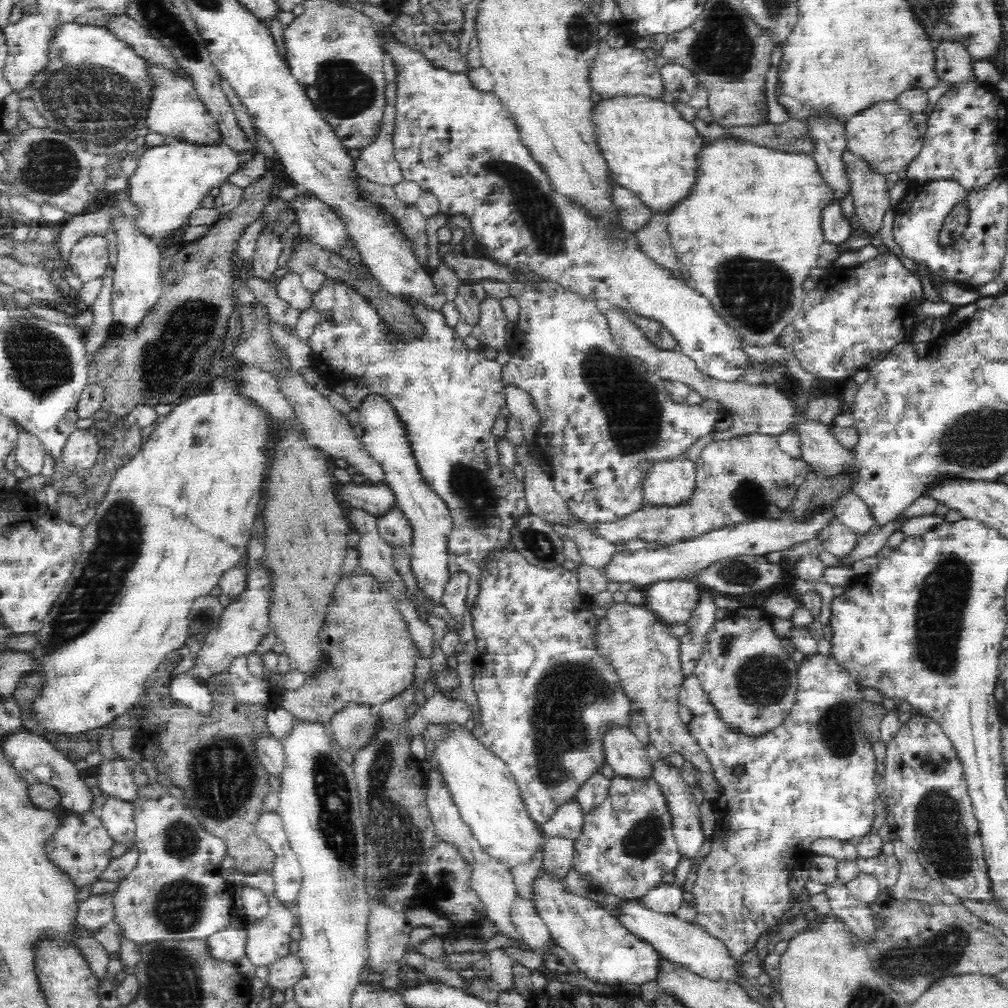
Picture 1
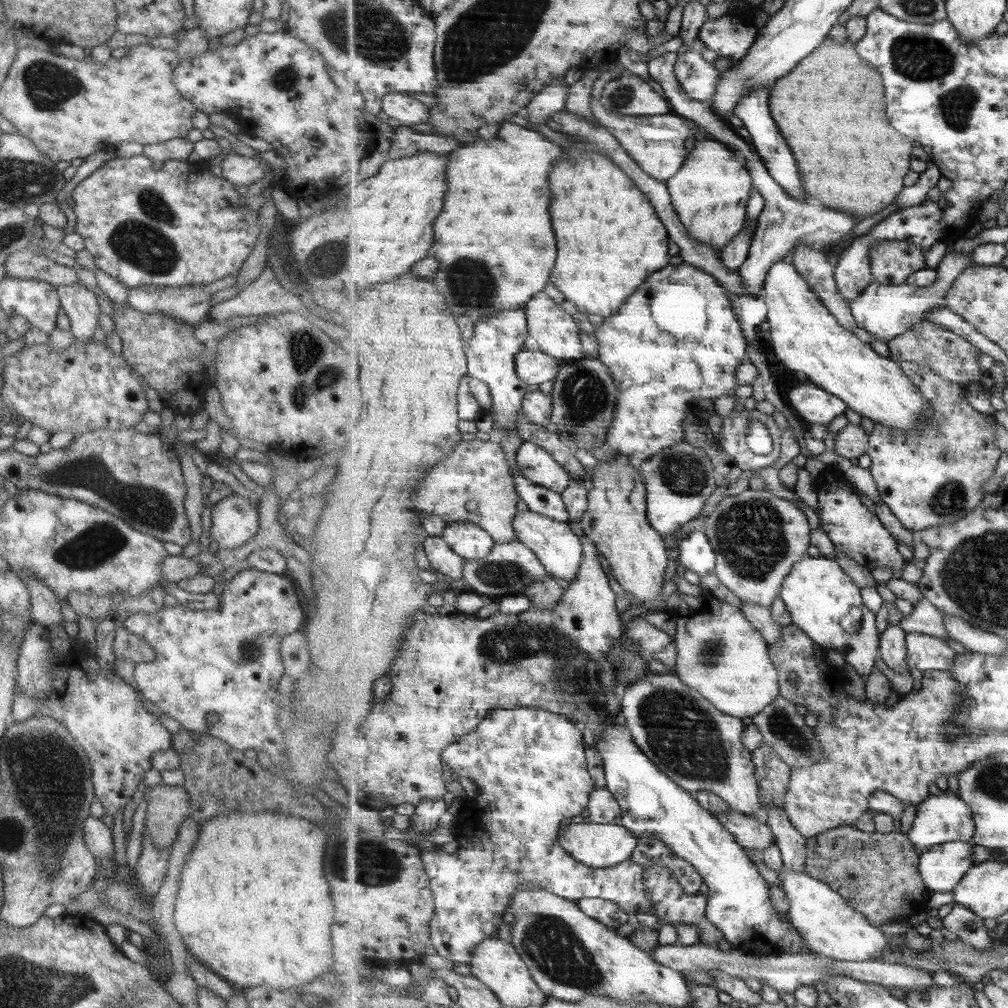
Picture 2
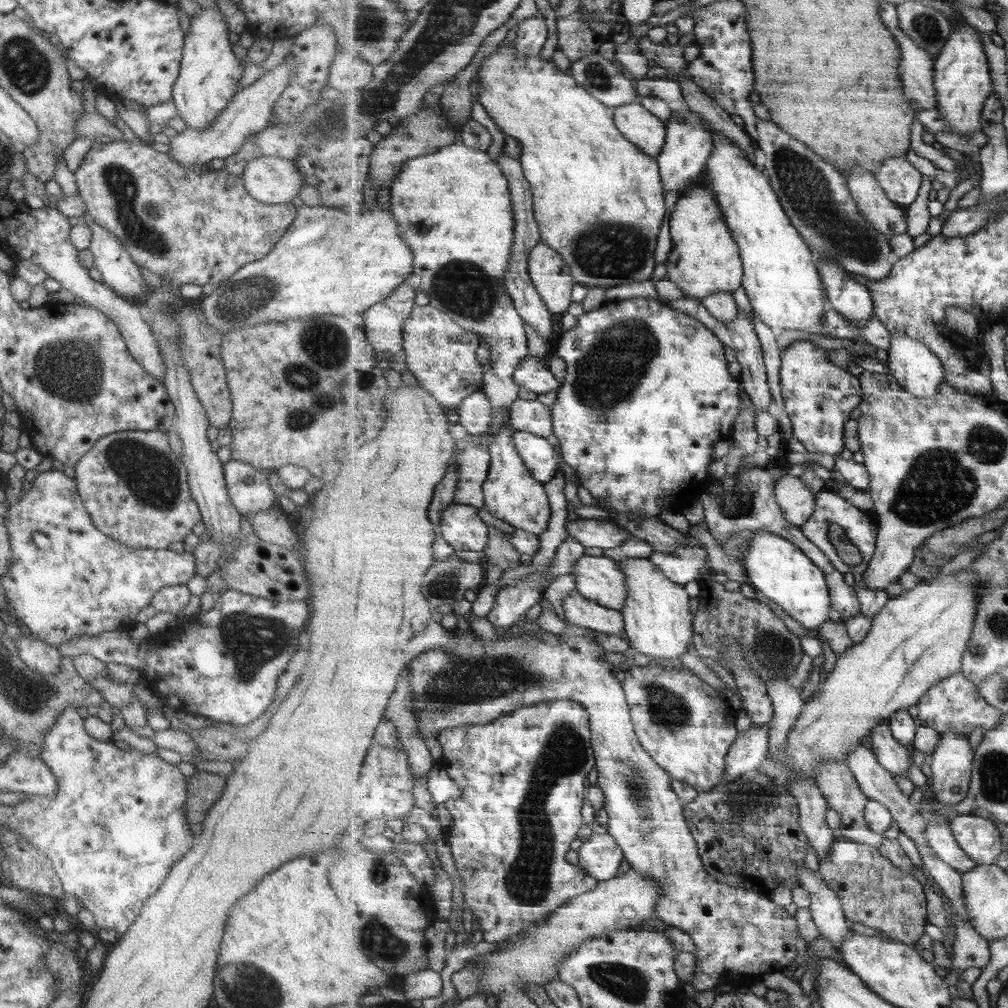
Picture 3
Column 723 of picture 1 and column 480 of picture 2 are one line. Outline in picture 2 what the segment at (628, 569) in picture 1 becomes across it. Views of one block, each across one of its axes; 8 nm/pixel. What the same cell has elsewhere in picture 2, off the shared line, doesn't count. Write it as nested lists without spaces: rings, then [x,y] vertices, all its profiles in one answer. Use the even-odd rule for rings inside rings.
[[[469,522],[451,523],[441,536],[466,562],[490,556],[496,546],[494,539],[482,527]]]

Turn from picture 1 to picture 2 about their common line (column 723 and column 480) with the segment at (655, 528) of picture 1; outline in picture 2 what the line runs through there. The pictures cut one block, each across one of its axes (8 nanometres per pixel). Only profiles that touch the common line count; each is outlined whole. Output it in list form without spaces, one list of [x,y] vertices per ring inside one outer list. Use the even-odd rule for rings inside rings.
[[[495,438],[461,441],[451,456],[431,467],[431,471],[417,483],[413,500],[419,506],[419,512],[438,516],[446,525],[467,522],[478,525],[496,544],[518,540],[514,519],[519,513],[519,495],[507,454]]]

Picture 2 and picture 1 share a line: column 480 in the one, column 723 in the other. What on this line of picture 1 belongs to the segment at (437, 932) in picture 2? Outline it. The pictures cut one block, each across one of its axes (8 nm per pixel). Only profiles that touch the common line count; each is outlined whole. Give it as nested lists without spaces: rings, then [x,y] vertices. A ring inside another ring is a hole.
[[[818,654],[815,658],[804,658],[802,664],[798,668],[798,690],[794,706],[791,708],[790,714],[783,720],[780,726],[768,731],[759,737],[746,737],[744,734],[736,734],[730,730],[725,724],[720,722],[715,708],[710,704],[708,695],[702,690],[699,680],[692,674],[687,676],[682,683],[679,692],[679,702],[687,706],[692,714],[692,720],[688,722],[690,733],[696,737],[698,745],[704,750],[708,761],[712,763],[714,775],[722,785],[722,796],[720,799],[712,802],[716,821],[714,824],[715,835],[712,838],[713,849],[703,859],[702,864],[697,870],[697,878],[691,892],[694,894],[691,907],[695,911],[695,925],[699,926],[706,934],[717,941],[723,942],[727,948],[728,954],[732,960],[739,961],[740,957],[750,949],[755,948],[755,942],[764,932],[771,930],[772,934],[778,931],[781,917],[794,906],[792,899],[792,890],[788,886],[790,872],[804,864],[805,858],[810,858],[812,852],[810,845],[818,838],[837,838],[838,840],[848,841],[856,836],[862,837],[872,830],[872,822],[874,822],[874,799],[877,796],[876,784],[874,783],[874,775],[876,774],[876,763],[878,762],[874,751],[872,751],[872,743],[868,742],[860,728],[860,712],[859,706],[864,700],[861,695],[861,688],[854,679],[852,679],[847,671],[834,661],[832,656],[822,656]],[[736,766],[742,766],[744,772],[742,775],[733,774]]]

